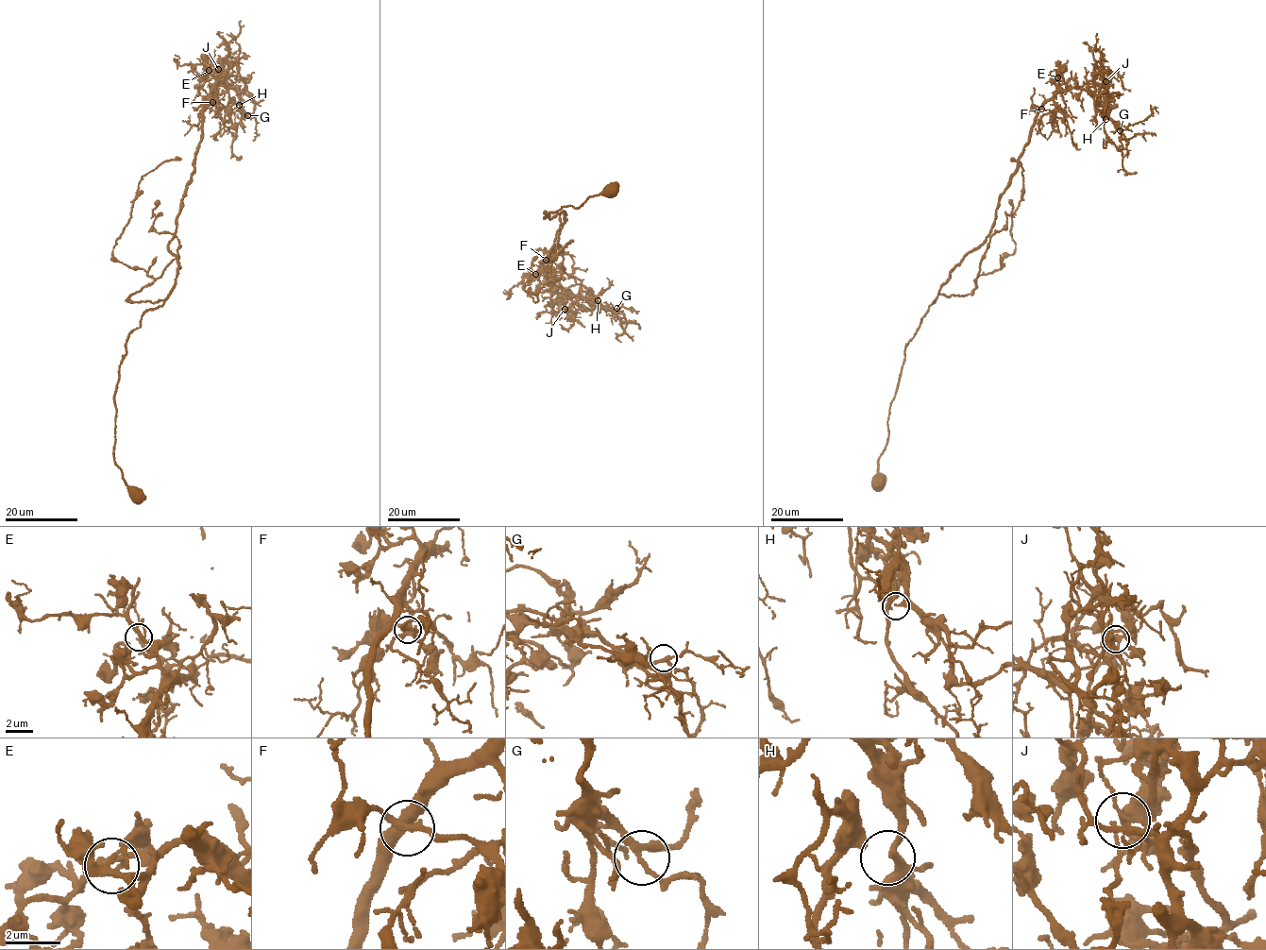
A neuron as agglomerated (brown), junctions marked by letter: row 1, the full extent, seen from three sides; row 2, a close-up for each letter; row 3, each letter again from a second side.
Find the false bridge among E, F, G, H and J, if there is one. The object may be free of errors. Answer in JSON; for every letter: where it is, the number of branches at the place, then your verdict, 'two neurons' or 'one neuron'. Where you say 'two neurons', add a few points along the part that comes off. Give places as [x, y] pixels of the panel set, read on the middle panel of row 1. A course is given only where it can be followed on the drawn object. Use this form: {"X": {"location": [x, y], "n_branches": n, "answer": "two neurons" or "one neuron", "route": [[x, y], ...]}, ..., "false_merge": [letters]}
{"E": {"location": [535, 274], "n_branches": 3, "answer": "one neuron"}, "F": {"location": [546, 260], "n_branches": 3, "answer": "one neuron"}, "G": {"location": [616, 308], "n_branches": 3, "answer": "one neuron"}, "H": {"location": [598, 300], "n_branches": 3, "answer": "one neuron"}, "J": {"location": [565, 309], "n_branches": 3, "answer": "two neurons", "route": [[565, 309], [558, 309], [565, 298], [573, 295], [565, 291], [561, 294], [557, 287], [552, 286]]}, "false_merge": ["J"]}

